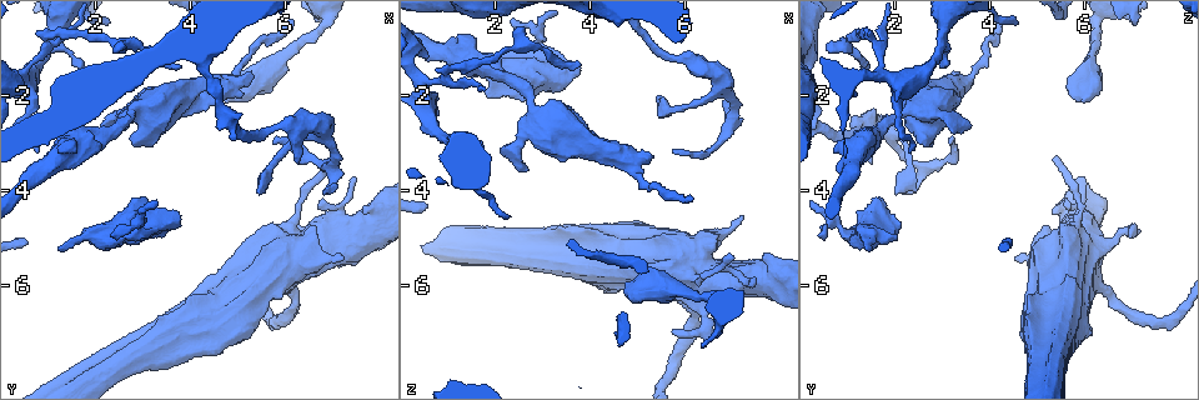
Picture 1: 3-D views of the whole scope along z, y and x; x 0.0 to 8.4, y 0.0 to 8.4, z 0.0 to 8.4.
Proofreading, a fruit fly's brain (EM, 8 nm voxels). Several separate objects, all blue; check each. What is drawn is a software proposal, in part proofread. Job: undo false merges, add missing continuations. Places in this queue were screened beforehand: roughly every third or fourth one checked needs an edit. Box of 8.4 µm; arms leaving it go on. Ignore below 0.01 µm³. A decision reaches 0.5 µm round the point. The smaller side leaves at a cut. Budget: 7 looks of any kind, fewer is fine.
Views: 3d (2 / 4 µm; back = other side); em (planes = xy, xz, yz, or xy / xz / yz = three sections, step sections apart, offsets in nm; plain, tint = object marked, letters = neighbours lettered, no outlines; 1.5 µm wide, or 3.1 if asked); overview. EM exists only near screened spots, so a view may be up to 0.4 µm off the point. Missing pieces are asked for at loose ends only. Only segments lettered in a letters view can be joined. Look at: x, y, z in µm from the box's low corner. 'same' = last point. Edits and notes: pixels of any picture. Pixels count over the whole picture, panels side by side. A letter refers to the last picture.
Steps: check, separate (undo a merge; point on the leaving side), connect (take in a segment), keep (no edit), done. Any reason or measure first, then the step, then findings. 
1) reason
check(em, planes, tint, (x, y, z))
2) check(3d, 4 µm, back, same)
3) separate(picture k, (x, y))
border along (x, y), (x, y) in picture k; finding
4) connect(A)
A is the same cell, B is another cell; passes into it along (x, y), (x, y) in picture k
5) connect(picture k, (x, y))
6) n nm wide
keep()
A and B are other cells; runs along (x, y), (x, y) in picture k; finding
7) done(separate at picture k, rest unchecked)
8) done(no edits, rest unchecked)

tapers out
check(3d, 4 µm, (0.80, 3.25, 2.35))

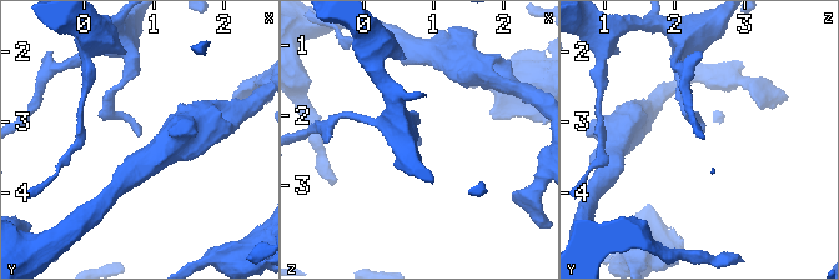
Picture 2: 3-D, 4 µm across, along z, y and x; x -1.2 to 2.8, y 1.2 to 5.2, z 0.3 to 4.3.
need the tissue
check(em, planes, plain, (0.80, 3.15, 2.35))

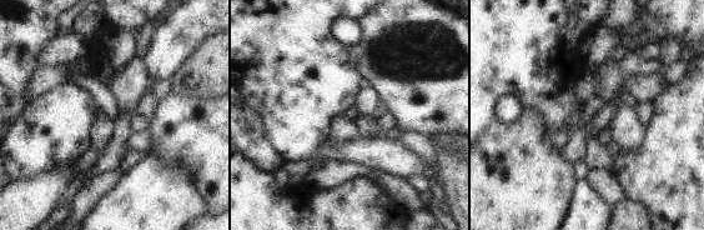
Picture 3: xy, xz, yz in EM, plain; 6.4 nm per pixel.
check(em, planes, letters, same)

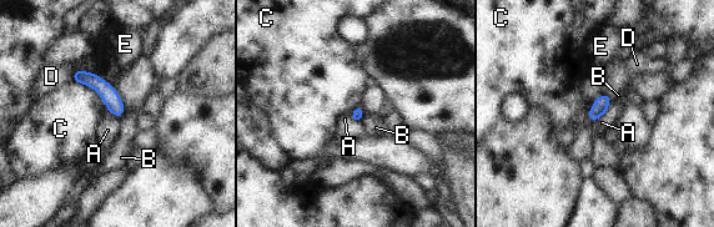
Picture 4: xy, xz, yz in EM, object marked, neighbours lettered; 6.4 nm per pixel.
keep()
A, B, C, D and E are other cells; runs along (75, 75), (91, 79), (120, 112) in picture 4; no lettered segment goes on from it

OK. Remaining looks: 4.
calibre changes
check(em, xz, step 8, tint, (2.90, 4.70, 0.80))

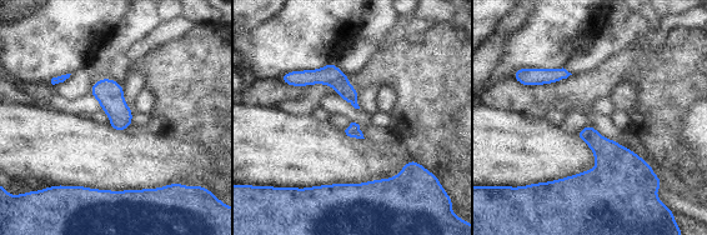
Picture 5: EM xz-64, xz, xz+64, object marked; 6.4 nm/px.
cut it another way
check(em, planes, tint, same)

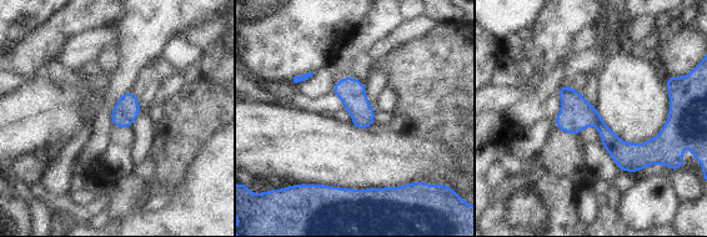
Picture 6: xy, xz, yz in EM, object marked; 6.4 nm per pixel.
what lies round it
check(em, planes, letters, same)

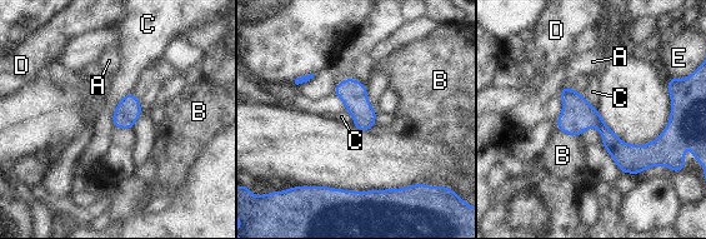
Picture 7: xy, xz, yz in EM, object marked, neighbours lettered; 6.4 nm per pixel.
C touches over 280 nm
keep()
A, B, C, D and E are other cells; runs along (562, 93), (625, 152), (650, 152), (671, 125) in picture 7; one cell here

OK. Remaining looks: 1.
done(no edits, rest unchecked)

